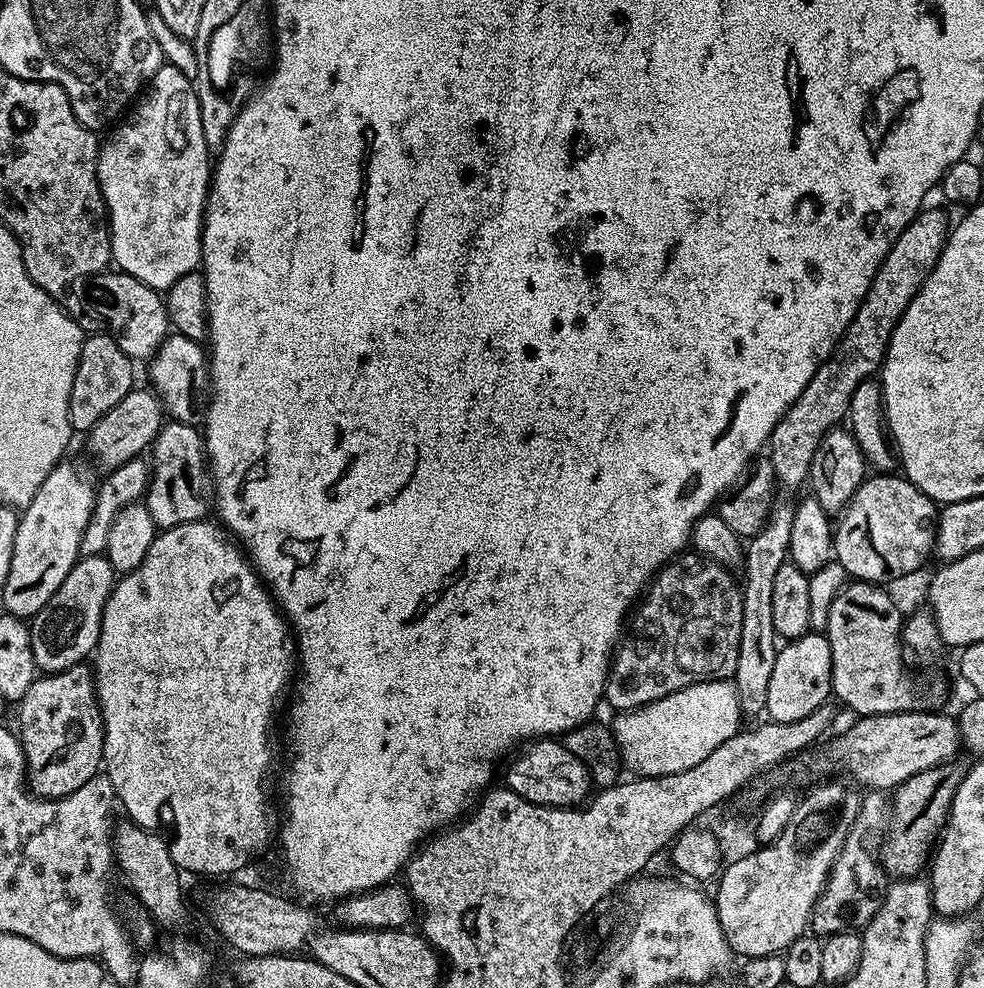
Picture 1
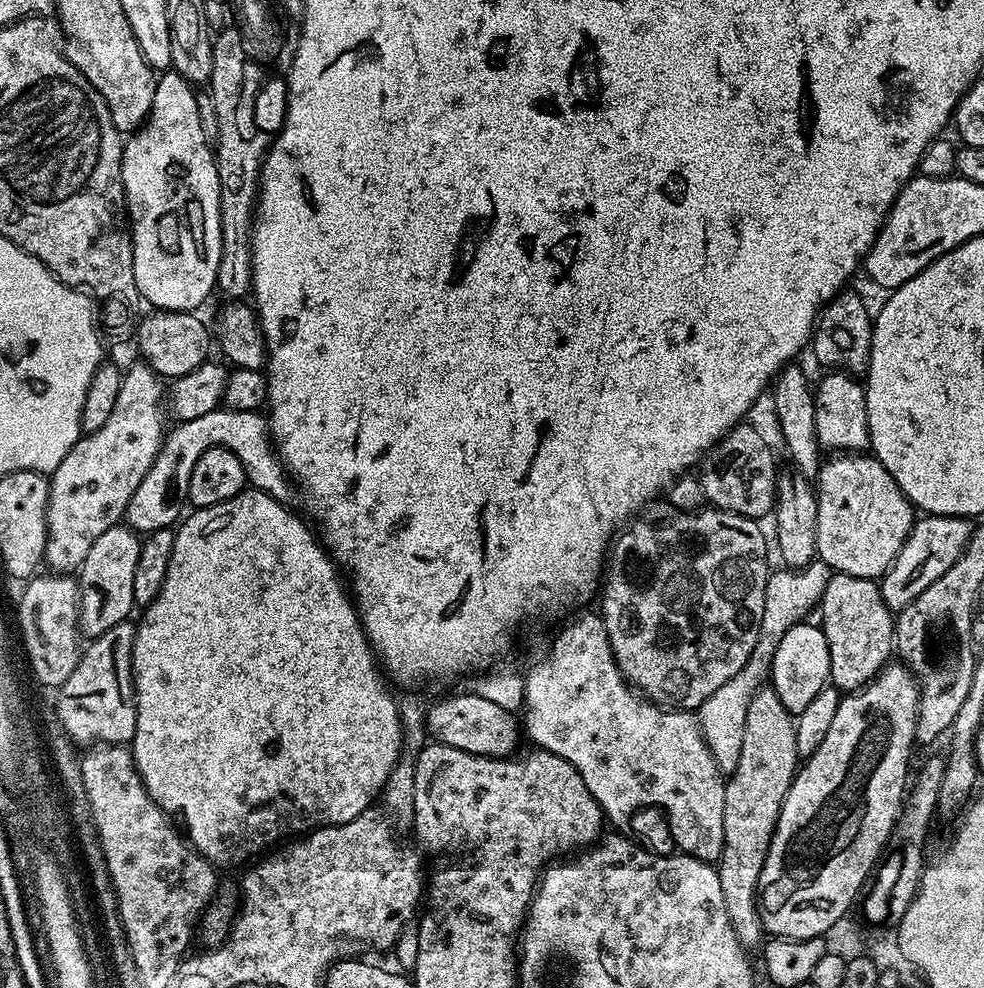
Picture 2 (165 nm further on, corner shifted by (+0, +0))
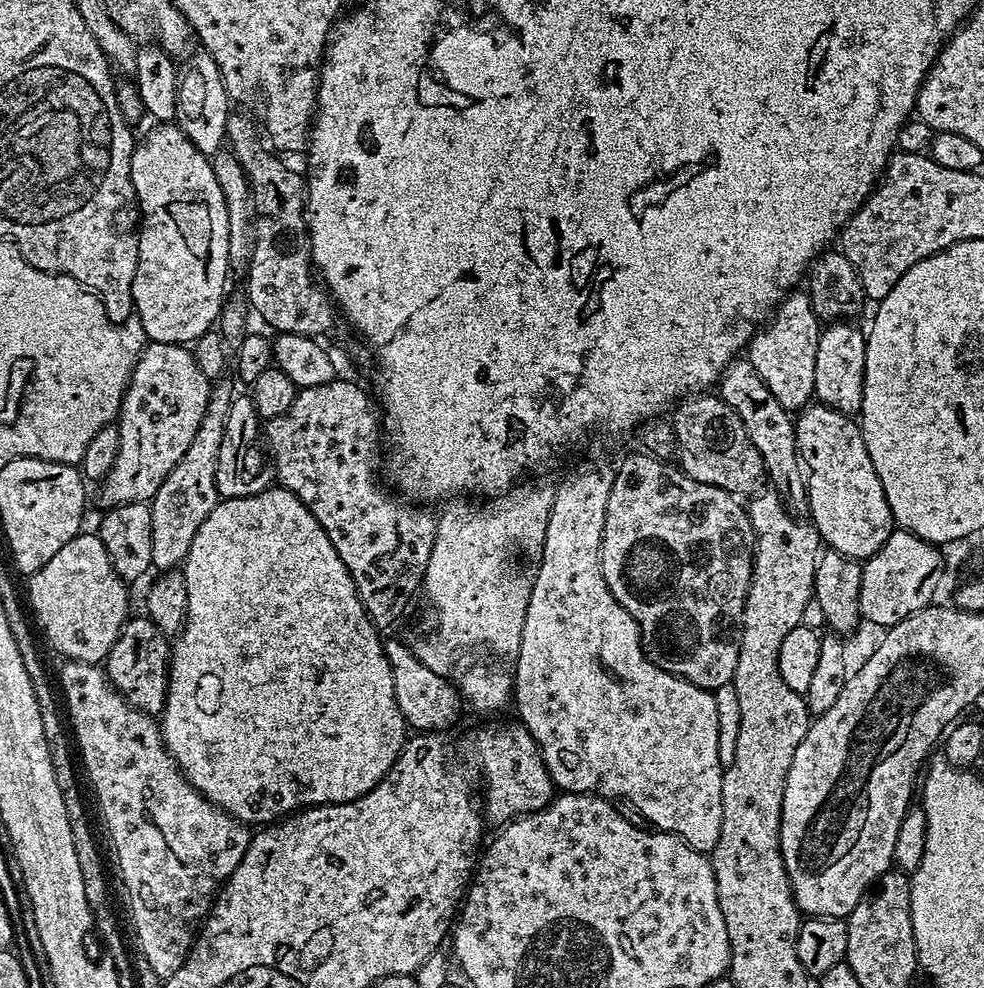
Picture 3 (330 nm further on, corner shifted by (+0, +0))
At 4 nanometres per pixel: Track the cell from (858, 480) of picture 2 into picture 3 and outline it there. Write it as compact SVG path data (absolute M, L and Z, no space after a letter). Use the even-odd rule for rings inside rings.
M813 402L795 417L796 449L800 455L800 466L804 470L804 481L808 487L807 515L811 523L816 525L816 532L821 541L831 551L848 556L852 560L865 561L883 546L886 538L894 531L894 521L890 502L886 502L886 490L882 490L882 482L878 478L878 470L874 470L874 462L870 462L870 454L866 450L864 436L860 433L860 425L847 412L839 412L830 406Z

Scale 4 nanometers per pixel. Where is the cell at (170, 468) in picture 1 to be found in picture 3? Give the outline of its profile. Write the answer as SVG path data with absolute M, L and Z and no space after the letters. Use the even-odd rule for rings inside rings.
M237 395L226 416L225 434L218 455L216 486L225 500L253 496L264 492L274 480L272 453L264 439L262 421L256 415L256 405L251 395Z

